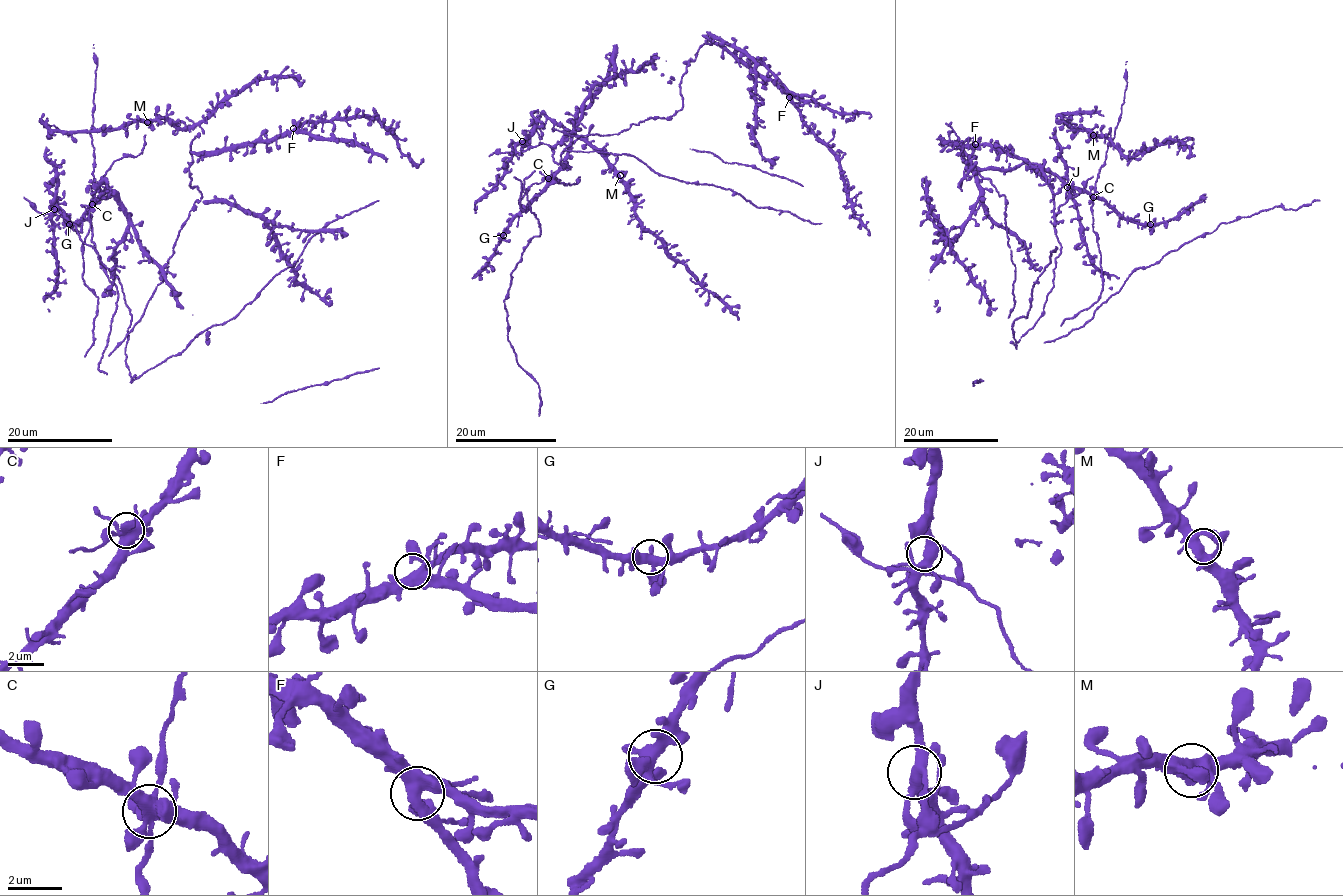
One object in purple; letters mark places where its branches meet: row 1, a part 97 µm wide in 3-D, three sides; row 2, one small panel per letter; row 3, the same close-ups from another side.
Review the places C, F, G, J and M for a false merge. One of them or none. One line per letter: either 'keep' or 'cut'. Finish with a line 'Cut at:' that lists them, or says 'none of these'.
C: keep
F: keep
G: keep
J: keep
M: keep
Cut at: none of these

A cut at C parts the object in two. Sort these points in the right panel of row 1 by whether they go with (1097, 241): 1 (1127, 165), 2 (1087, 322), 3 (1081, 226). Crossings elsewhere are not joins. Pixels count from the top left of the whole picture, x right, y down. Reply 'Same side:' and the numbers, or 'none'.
Same side: none

